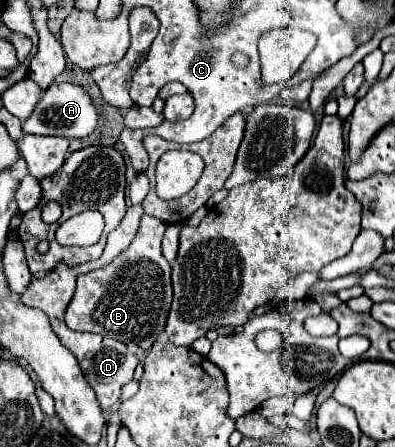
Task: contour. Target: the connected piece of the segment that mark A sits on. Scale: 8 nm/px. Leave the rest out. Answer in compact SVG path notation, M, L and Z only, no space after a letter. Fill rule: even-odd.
M61 82L51 84L41 102L35 106L29 120L23 124L25 134L45 134L45 136L63 136L63 138L85 138L97 128L99 112L83 86Z

